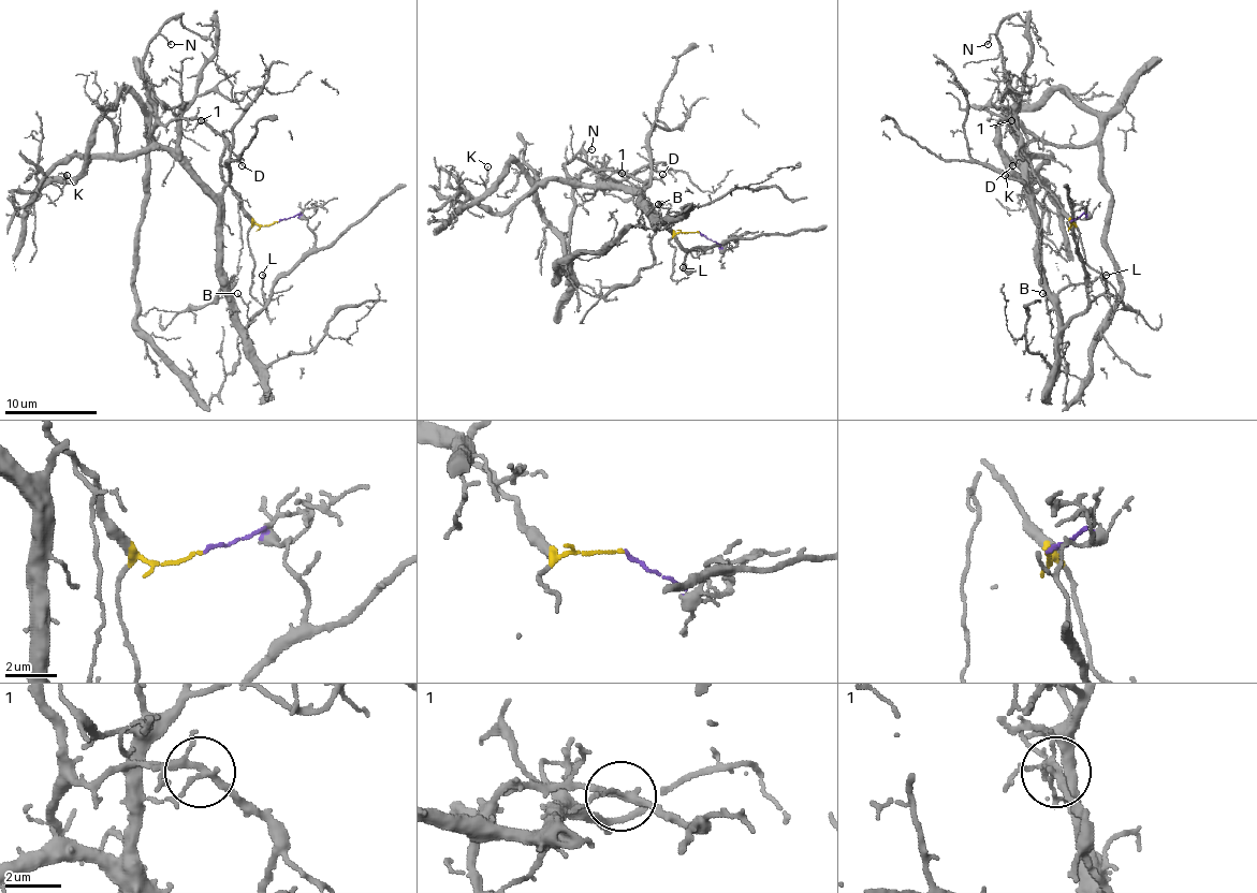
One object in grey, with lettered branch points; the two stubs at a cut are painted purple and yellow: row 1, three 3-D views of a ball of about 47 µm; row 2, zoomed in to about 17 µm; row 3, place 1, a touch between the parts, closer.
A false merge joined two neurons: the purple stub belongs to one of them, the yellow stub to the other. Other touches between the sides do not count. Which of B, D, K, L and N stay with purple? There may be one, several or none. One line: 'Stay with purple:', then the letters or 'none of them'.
Stay with purple: B, L

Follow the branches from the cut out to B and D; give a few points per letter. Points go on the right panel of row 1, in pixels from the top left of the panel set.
B: (1070, 221), (1086, 216), (1075, 221), (1089, 304), (1054, 336), (1042, 292)
D: (1070, 221), (1070, 225), (1070, 219), (1054, 195), (1035, 177), (1031, 161), (1017, 149), (1012, 165)

